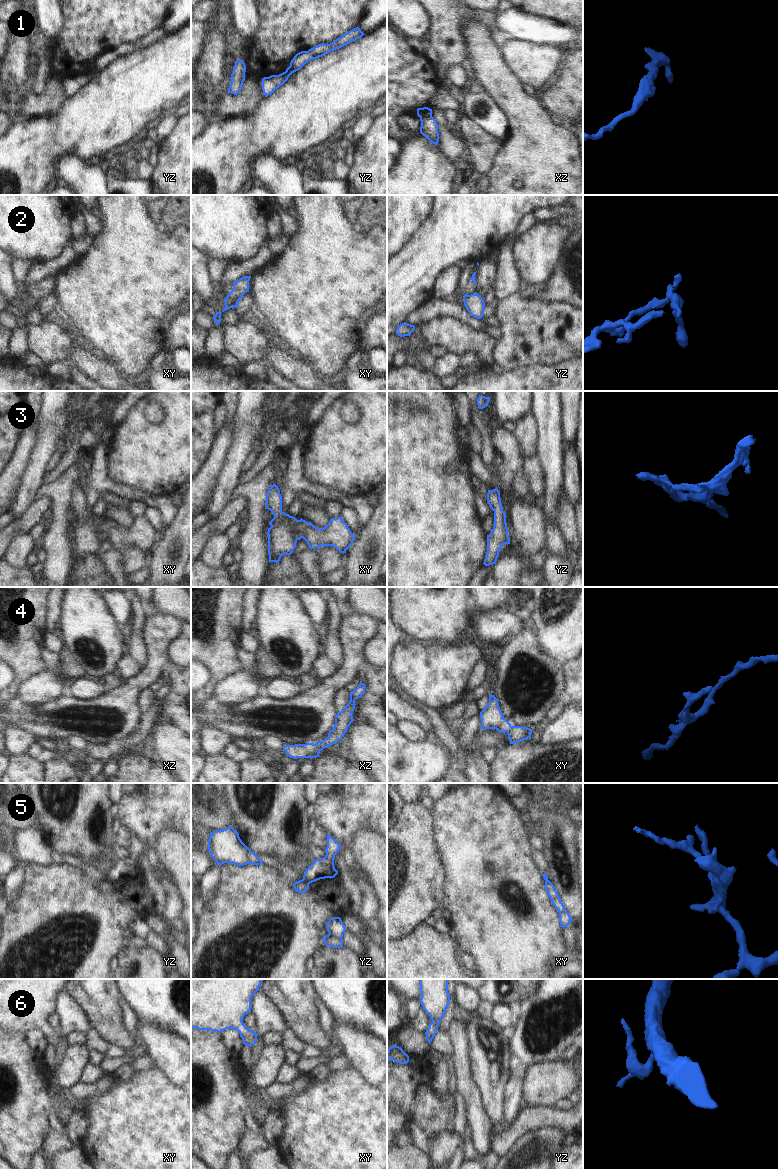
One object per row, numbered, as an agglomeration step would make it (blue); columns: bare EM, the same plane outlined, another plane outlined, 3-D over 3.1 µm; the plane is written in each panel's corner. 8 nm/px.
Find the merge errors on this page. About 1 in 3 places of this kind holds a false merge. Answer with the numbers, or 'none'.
2, 4, 5

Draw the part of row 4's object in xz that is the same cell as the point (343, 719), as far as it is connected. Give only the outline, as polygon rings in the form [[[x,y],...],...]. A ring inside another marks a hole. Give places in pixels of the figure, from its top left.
[[[361,682],[355,690],[350,692],[350,701],[341,712],[337,713],[334,728],[329,731],[328,736],[324,740],[314,744],[314,750],[307,758],[312,759],[318,757],[324,748],[331,746],[342,739],[347,732],[348,727],[354,721],[352,714],[356,705],[355,700],[362,697],[365,688],[365,684]]]

